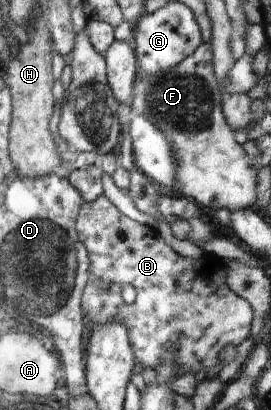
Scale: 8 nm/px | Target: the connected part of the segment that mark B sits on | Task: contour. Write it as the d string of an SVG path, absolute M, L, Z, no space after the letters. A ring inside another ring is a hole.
M104 195L93 202L83 202L75 229L89 258L87 286L84 287L80 302L83 315L95 325L119 320L127 328L129 344L135 354L136 363L155 369L167 354L173 352L177 358L177 377L184 374L199 374L203 370L207 374L206 378L215 378L224 367L219 352L225 346L238 347L250 336L254 318L253 308L245 298L234 294L225 284L225 280L221 282L215 280L215 278L225 278L226 264L219 256L203 253L203 256L197 260L181 257L161 238L157 229L138 224L125 214L121 214ZM197 278L199 282L203 280L207 282L209 278L209 296L207 296L207 288L201 292L199 288L195 290L195 286L187 286L187 284L195 284ZM103 283L108 285L106 289L102 288ZM127 285L133 286L137 291L137 298L133 304L125 303L121 296L123 287Z

